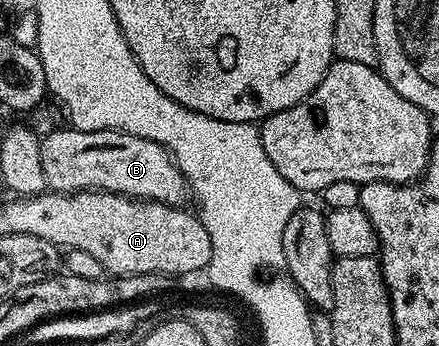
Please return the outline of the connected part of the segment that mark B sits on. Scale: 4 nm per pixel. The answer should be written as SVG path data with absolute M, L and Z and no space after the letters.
M64 127L52 133L44 132L39 146L47 189L56 193L120 193L122 197L177 206L188 200L183 172L176 167L167 148L155 141L121 131L81 131Z

